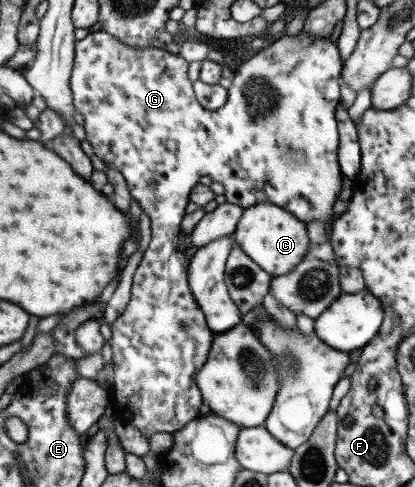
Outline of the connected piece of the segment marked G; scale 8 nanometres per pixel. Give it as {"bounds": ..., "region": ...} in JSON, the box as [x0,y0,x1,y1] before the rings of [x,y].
{"bounds":[69,29,344,441],"region":[[[92,29],[83,39],[75,41],[73,68],[69,77],[73,108],[83,116],[82,126],[86,133],[86,140],[92,146],[92,151],[104,164],[111,165],[119,174],[123,175],[130,198],[137,202],[137,205],[149,217],[151,223],[151,241],[147,244],[145,252],[139,255],[141,258],[135,260],[136,270],[132,275],[129,301],[127,301],[127,305],[125,305],[121,314],[109,324],[111,326],[109,348],[113,355],[113,383],[111,384],[112,389],[108,390],[108,402],[113,408],[113,418],[135,426],[147,441],[149,436],[155,434],[155,432],[174,433],[185,426],[187,422],[198,416],[199,406],[203,403],[196,385],[195,374],[197,374],[201,365],[206,362],[213,341],[213,332],[206,325],[203,311],[195,303],[195,297],[193,297],[187,283],[187,264],[190,260],[187,260],[184,254],[177,250],[179,233],[181,232],[180,223],[185,216],[184,207],[189,201],[190,190],[198,183],[197,180],[201,176],[209,176],[212,181],[219,182],[223,186],[225,200],[243,209],[259,205],[259,202],[269,202],[271,205],[282,207],[283,210],[290,212],[300,222],[321,222],[327,229],[336,216],[333,214],[333,204],[337,202],[337,194],[341,190],[341,178],[344,177],[339,171],[336,158],[338,132],[334,116],[335,107],[339,103],[340,70],[342,68],[336,43],[331,42],[329,38],[315,38],[315,36],[309,36],[302,31],[294,36],[284,34],[266,48],[256,50],[252,57],[237,67],[231,85],[226,90],[227,97],[224,105],[211,111],[202,110],[197,102],[192,90],[192,83],[187,77],[187,64],[188,62],[181,56],[167,52],[165,49],[152,46],[135,49],[135,47],[124,45],[119,39],[112,37],[105,31]]]}

